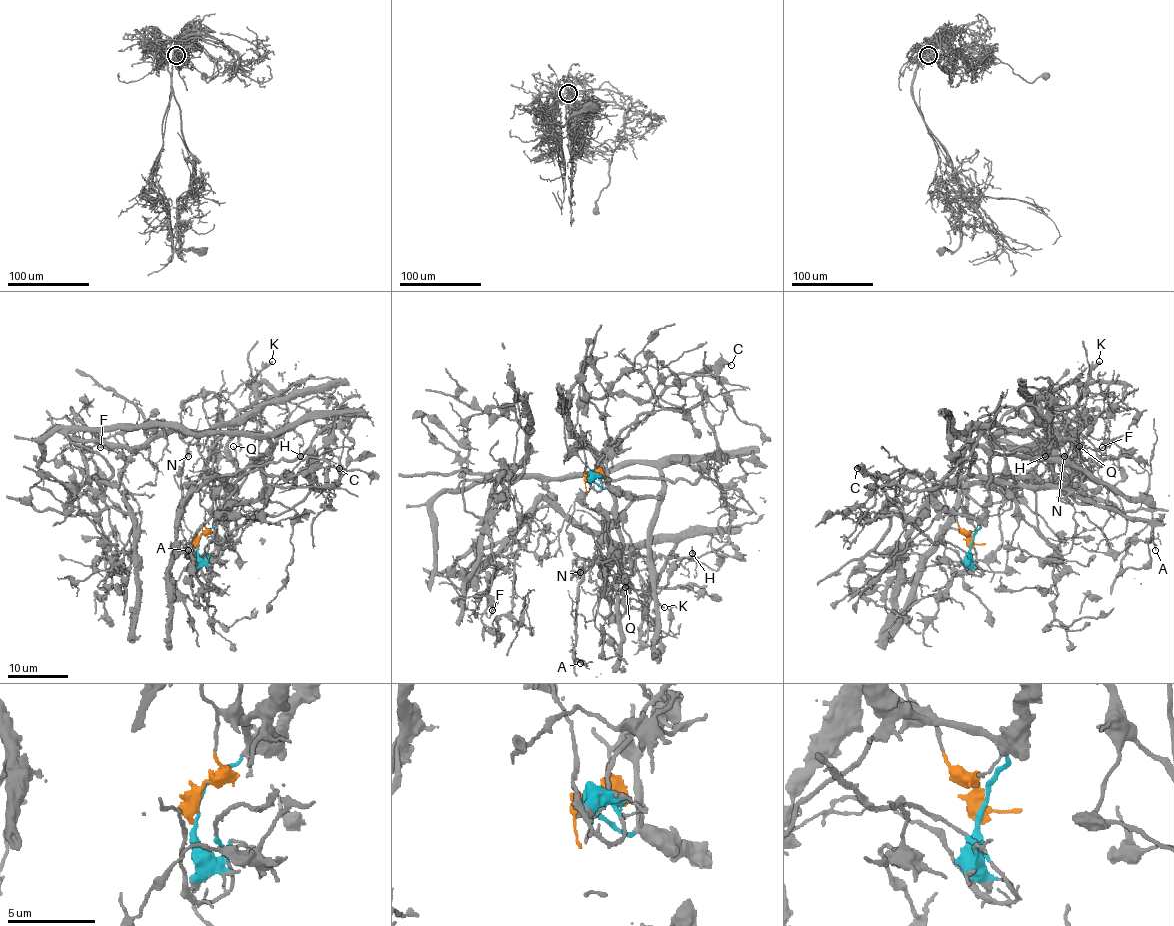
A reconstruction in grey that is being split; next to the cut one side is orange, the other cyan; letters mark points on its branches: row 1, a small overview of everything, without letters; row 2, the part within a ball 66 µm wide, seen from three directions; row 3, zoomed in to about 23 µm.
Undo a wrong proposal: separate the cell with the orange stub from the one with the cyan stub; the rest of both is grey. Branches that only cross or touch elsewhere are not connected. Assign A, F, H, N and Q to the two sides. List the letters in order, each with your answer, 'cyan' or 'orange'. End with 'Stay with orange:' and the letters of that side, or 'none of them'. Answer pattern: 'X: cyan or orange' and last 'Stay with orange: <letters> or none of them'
A: cyan
F: cyan
H: cyan
N: cyan
Q: orange
Stay with orange: Q

